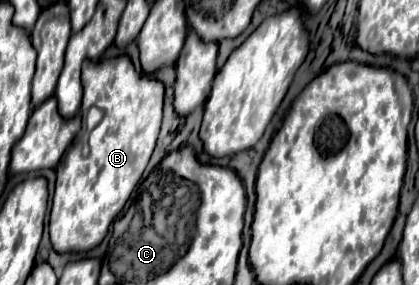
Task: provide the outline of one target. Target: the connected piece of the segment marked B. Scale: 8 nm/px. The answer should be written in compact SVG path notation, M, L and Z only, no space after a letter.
M126 54L98 62L84 60L82 86L82 112L86 106L98 106L104 110L104 118L90 134L90 156L82 158L78 144L72 144L56 166L56 190L48 222L50 242L56 252L84 252L102 242L136 188L156 146L162 122L164 84L140 76Z

